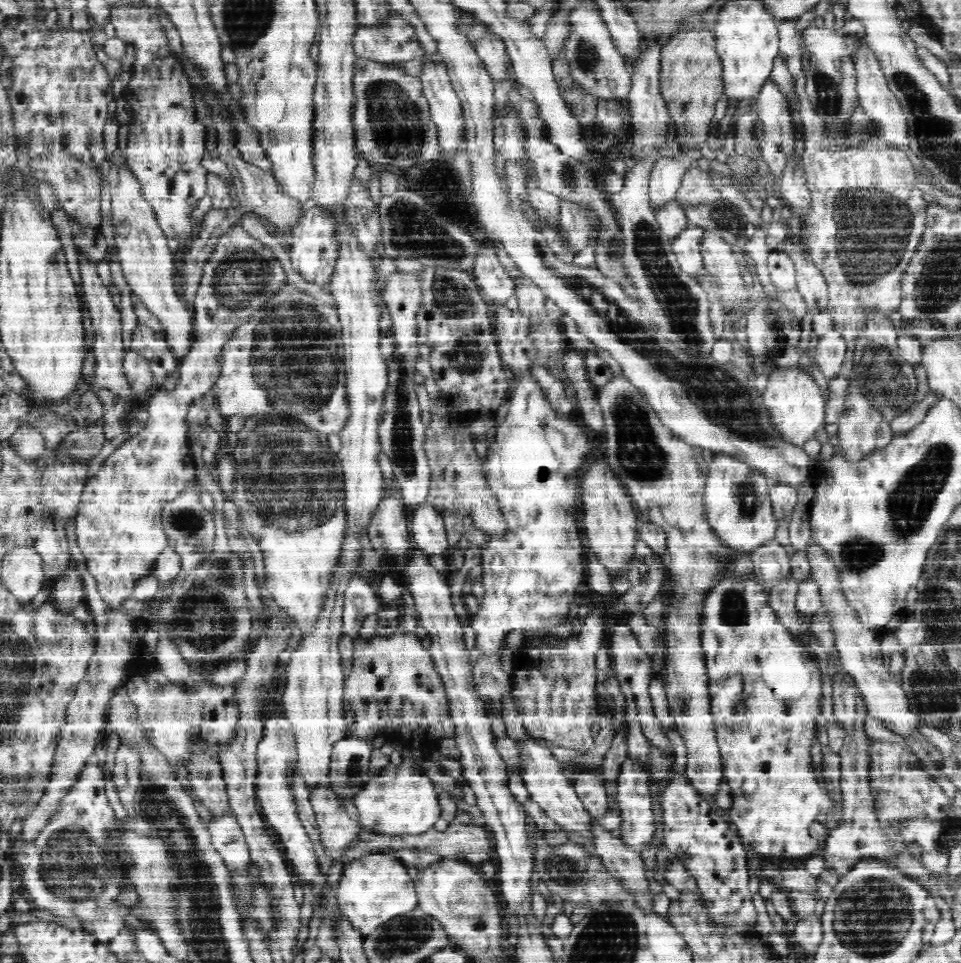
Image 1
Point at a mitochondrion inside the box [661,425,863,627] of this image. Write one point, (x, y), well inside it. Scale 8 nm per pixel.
(745, 496)

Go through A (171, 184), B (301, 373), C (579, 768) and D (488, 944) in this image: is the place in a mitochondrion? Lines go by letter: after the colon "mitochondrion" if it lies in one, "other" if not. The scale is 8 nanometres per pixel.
A: other
B: mitochondrion
C: other
D: other

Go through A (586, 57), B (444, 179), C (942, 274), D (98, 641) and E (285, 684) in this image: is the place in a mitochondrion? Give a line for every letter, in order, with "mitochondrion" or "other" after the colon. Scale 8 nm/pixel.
A: mitochondrion
B: other
C: mitochondrion
D: other
E: other

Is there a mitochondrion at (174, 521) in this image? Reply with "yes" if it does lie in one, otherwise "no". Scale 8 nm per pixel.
yes

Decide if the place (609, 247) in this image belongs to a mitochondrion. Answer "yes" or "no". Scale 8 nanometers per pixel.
yes

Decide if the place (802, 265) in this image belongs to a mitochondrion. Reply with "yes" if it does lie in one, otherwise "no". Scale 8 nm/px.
no

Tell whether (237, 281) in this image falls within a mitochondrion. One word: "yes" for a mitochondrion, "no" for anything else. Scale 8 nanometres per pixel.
yes

